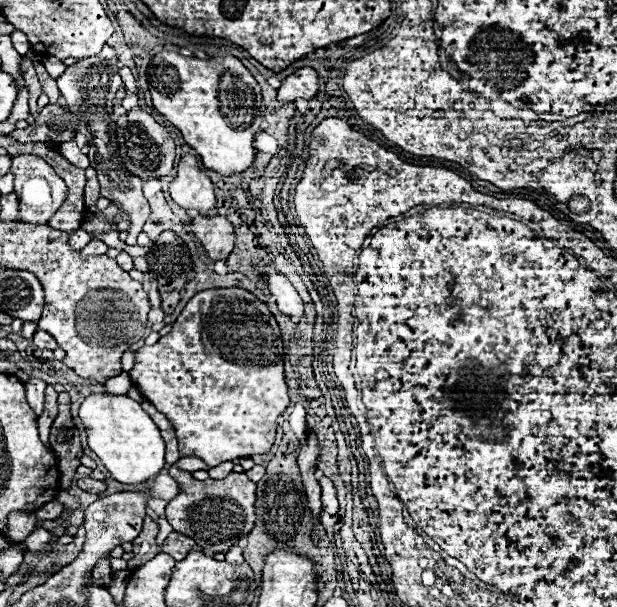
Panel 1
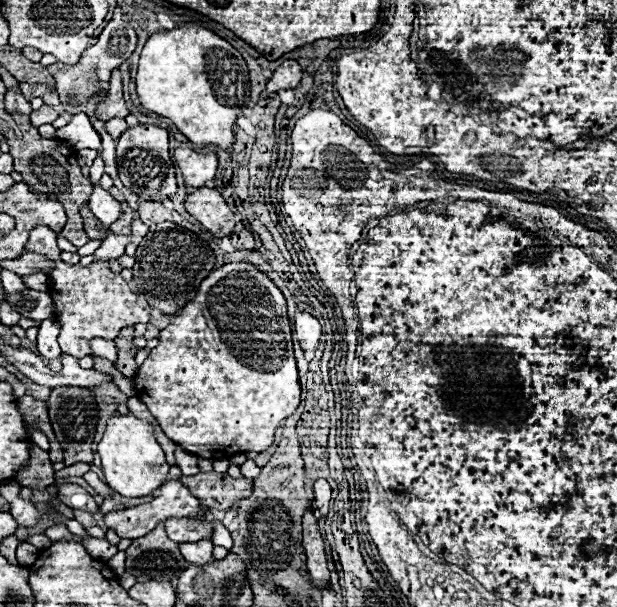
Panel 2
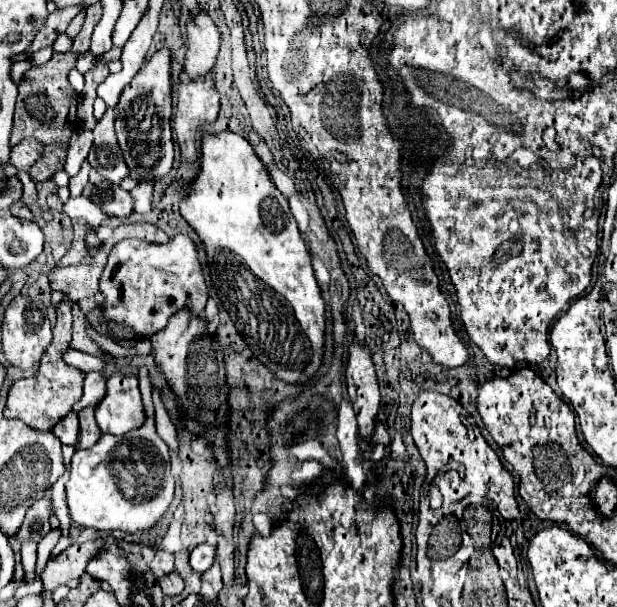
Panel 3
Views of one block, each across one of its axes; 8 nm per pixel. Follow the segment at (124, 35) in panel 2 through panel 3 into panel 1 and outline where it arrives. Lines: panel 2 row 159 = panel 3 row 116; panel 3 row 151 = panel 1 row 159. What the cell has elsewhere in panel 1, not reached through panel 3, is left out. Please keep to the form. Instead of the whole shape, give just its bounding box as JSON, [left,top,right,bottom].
[56,46,150,246]

